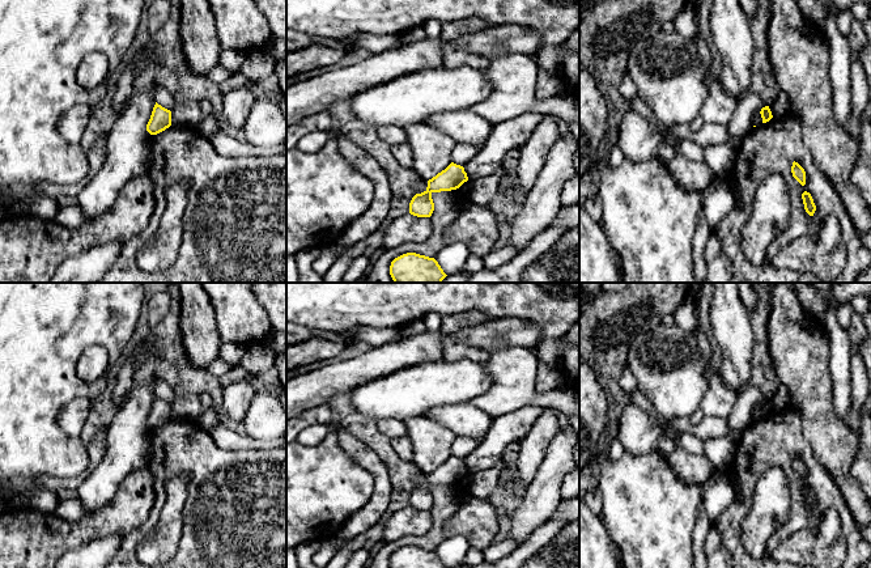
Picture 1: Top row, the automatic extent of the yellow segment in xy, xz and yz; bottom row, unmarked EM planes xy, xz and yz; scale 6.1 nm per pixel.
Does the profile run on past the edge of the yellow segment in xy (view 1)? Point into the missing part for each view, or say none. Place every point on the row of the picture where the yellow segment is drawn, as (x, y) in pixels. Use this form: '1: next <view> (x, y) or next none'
1: next none

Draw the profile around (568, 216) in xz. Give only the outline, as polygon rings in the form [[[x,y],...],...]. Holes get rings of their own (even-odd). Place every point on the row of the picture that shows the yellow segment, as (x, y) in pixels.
[[[579,204],[562,207],[551,226],[553,225],[566,230],[579,225]]]

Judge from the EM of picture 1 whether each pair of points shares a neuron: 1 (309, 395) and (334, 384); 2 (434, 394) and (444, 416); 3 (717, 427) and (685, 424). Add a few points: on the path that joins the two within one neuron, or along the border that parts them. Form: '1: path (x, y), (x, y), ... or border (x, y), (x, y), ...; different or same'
1: path (315, 389), (327, 384); same
2: border (467, 401), (437, 405), (425, 415); different
3: path (709, 427), (693, 428); same

